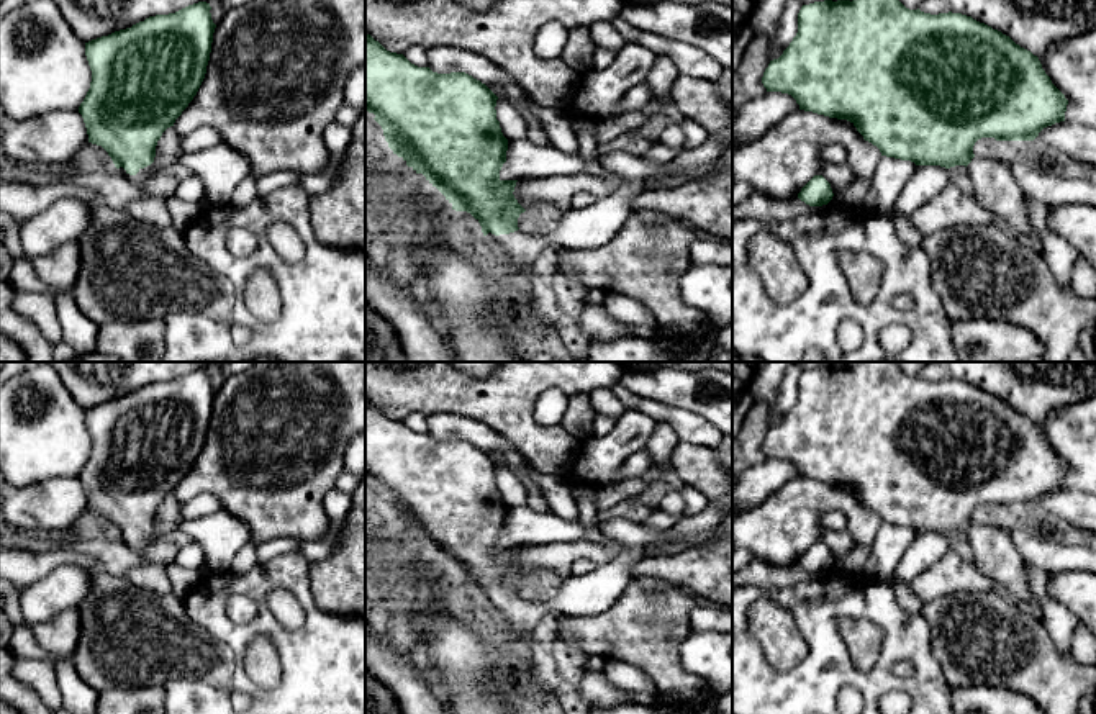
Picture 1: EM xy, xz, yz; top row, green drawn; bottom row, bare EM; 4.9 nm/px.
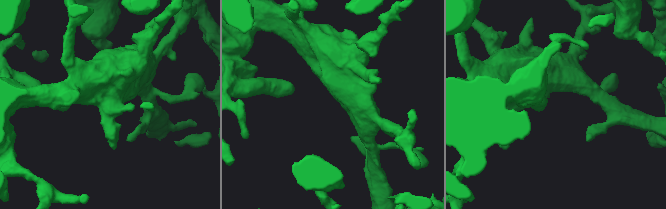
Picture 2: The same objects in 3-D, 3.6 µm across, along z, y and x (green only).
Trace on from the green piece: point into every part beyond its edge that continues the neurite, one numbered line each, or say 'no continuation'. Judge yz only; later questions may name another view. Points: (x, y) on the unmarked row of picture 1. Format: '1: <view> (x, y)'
1: yz (995, 555)

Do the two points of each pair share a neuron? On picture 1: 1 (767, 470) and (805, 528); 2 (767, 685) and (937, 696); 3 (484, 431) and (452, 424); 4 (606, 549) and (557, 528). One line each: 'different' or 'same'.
1: different
2: same
3: same
4: different

